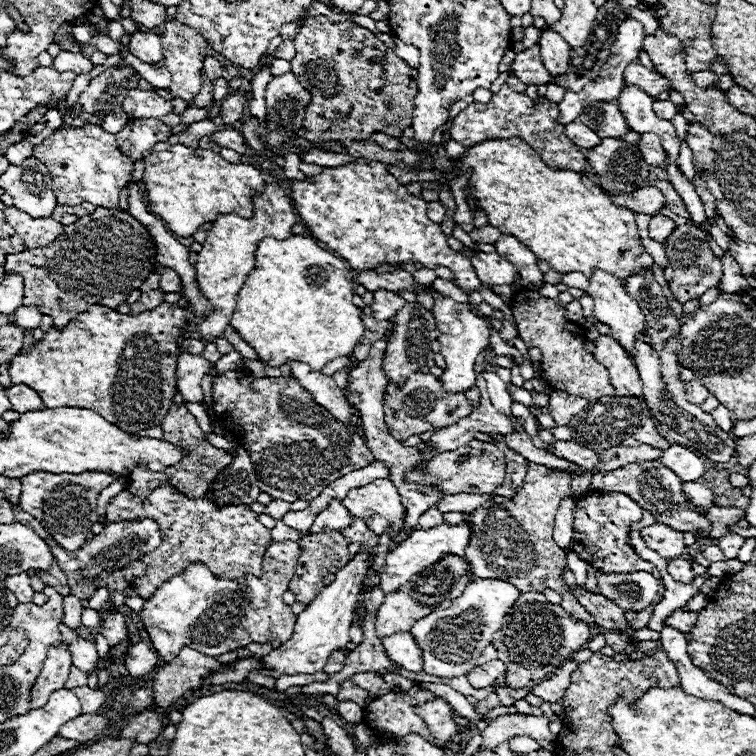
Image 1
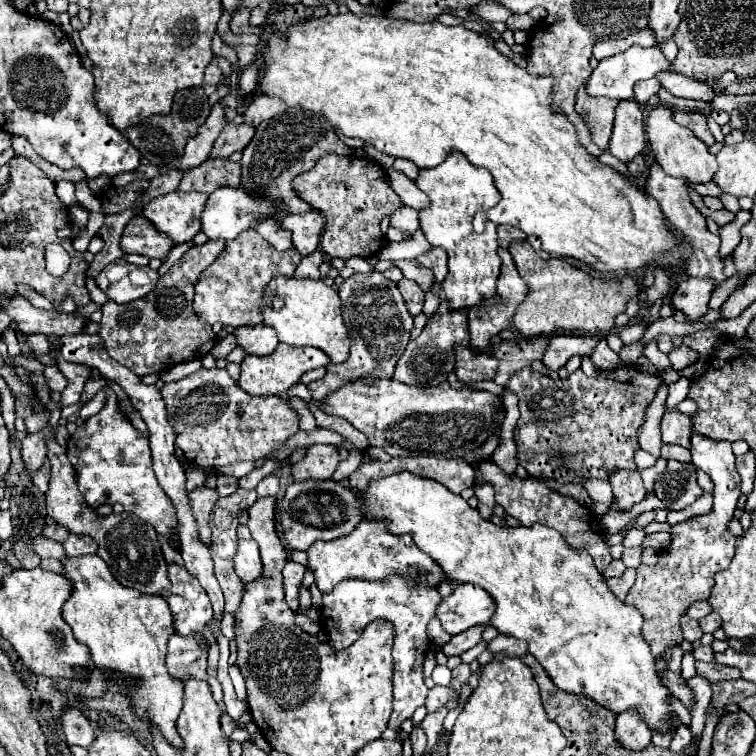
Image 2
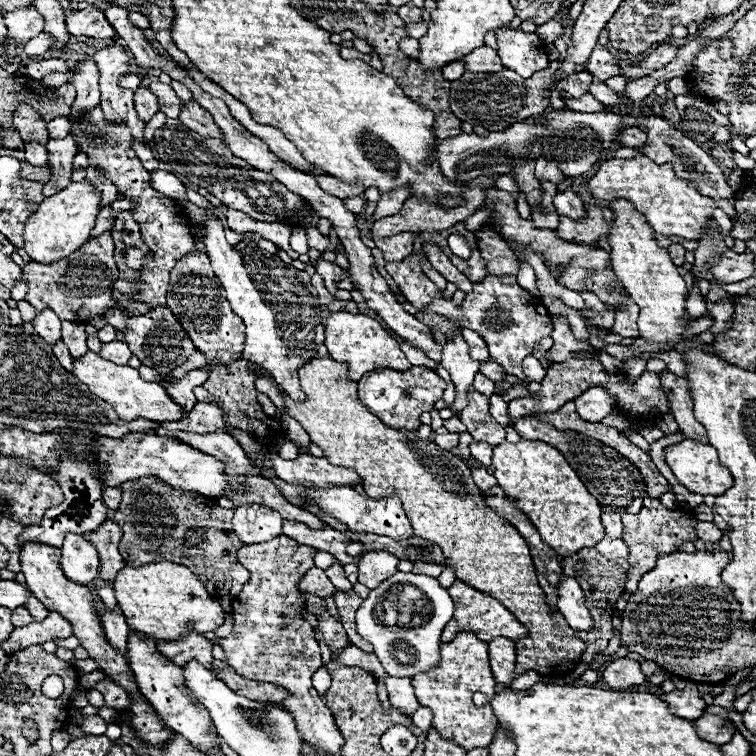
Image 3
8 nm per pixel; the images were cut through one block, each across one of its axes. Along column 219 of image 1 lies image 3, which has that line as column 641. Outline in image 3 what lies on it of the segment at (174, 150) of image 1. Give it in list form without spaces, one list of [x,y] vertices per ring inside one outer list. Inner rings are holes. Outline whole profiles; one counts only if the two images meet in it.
[[[644,154],[626,160],[612,158],[602,162],[598,172],[588,180],[588,192],[594,200],[606,204],[618,198],[632,202],[636,210],[644,214],[648,224],[664,236],[682,236],[688,240],[698,240],[702,230],[712,230],[708,226],[708,218],[712,218],[714,200],[698,194],[690,182],[680,180],[674,174],[672,164],[656,164]]]

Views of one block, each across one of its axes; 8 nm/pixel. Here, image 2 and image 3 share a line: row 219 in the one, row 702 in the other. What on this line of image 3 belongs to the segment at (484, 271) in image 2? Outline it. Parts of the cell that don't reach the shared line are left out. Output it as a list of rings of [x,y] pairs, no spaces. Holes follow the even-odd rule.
[[[460,632],[452,642],[444,642],[440,652],[442,652],[442,660],[434,670],[420,672],[412,678],[412,686],[418,702],[422,706],[432,708],[434,712],[432,726],[444,738],[456,742],[466,750],[490,746],[494,732],[498,728],[498,718],[494,716],[488,704],[474,706],[472,702],[474,692],[482,692],[488,698],[496,694],[496,680],[490,672],[490,662],[488,662],[488,644],[476,640],[472,632]]]

